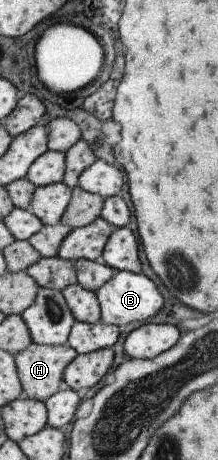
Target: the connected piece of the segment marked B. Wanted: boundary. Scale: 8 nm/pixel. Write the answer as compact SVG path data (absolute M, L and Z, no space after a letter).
M117 270L95 291L95 296L99 305L99 321L106 325L126 325L132 321L148 319L164 303L153 281L150 281L142 272L132 273L128 270Z

